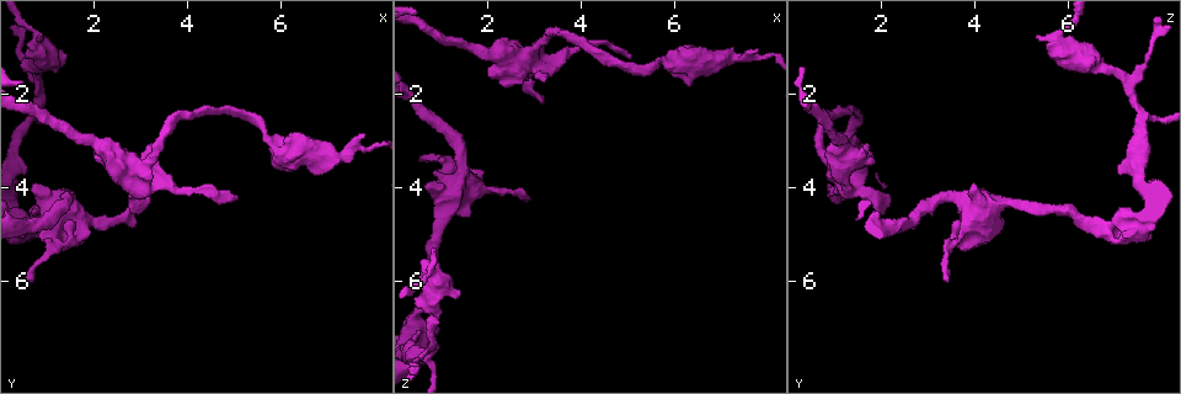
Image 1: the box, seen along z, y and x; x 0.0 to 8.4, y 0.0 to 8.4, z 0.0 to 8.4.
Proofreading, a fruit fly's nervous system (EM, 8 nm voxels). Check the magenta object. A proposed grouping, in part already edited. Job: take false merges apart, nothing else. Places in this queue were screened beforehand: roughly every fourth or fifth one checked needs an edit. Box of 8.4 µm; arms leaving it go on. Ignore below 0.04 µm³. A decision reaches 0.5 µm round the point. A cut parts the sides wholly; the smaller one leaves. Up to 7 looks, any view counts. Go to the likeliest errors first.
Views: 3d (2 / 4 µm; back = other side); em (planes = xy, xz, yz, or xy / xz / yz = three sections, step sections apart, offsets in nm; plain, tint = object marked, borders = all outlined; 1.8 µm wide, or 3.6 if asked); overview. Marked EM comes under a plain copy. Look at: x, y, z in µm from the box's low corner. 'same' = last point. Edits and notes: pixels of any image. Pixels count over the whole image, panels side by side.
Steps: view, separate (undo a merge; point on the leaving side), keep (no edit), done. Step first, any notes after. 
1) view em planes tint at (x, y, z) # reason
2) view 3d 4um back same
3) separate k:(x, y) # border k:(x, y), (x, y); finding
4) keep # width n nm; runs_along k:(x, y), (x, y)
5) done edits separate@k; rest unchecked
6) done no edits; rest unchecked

view em 3.6um planes tint at (2.85, 3.55, 1.20) # looks like a crossing

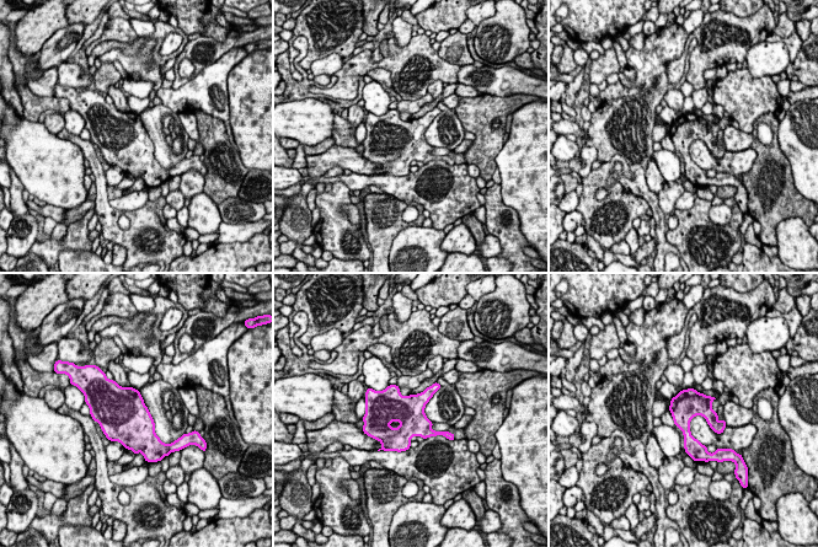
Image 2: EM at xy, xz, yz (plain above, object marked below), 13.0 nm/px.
keep # width 380 nm; one neuron here

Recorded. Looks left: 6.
view em 3.6um yz step 16 tint at (7.35, 3.35, 1.25) # sudden change in width

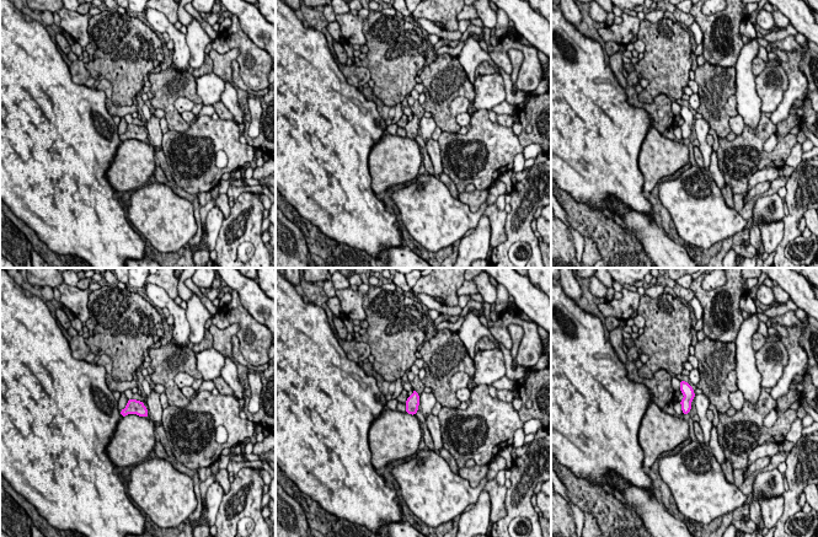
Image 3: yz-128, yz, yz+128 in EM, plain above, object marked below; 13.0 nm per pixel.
view em 3.6um planes tint same # another direction

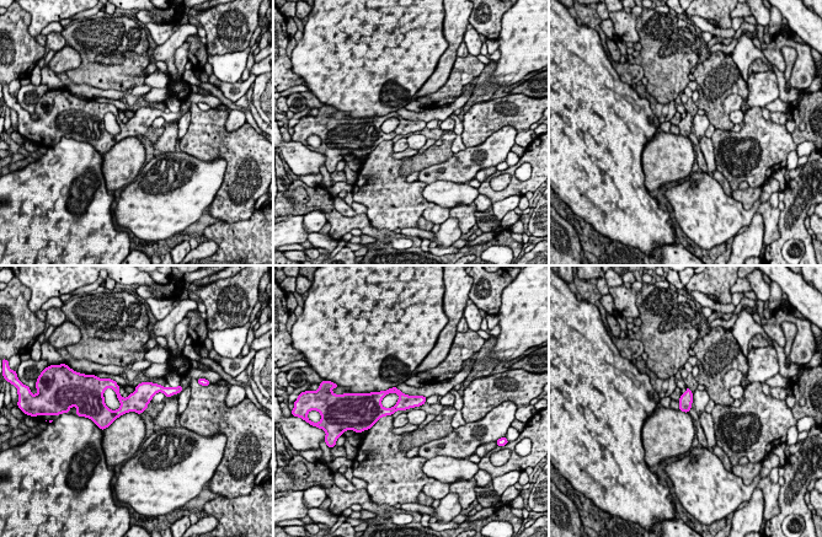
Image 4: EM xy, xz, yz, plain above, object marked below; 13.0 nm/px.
keep # width 170 nm; runs_along 4:(169, 392), (148, 390), (117, 413), (100, 402); continuous, no second neuron

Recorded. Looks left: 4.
view 3d 4um at (0.80, 0.80, 5.80) # abrupt turn

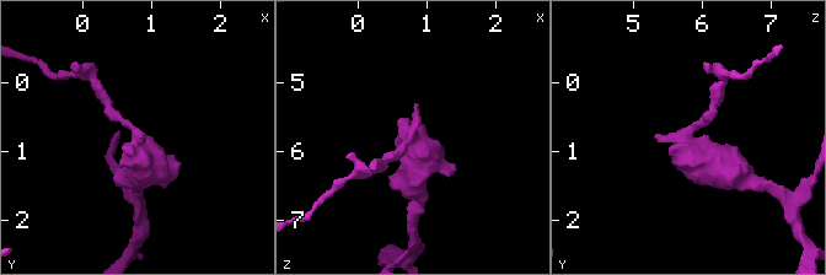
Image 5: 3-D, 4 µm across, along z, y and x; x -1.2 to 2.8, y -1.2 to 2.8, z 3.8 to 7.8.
view em xz step 8 borders at (0.75, 0.75, 5.80) # now the EM

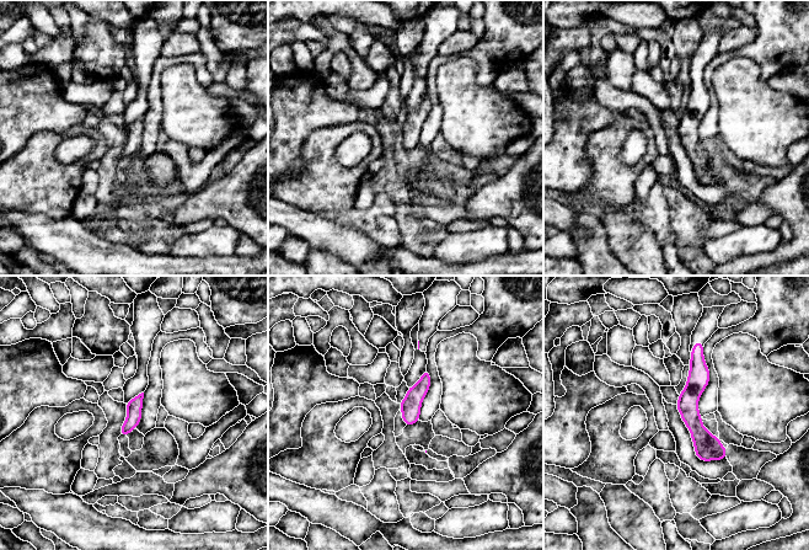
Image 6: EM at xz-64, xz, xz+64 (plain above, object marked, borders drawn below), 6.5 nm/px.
keep # one neuron here

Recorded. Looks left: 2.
done no edits; rest unchecked

